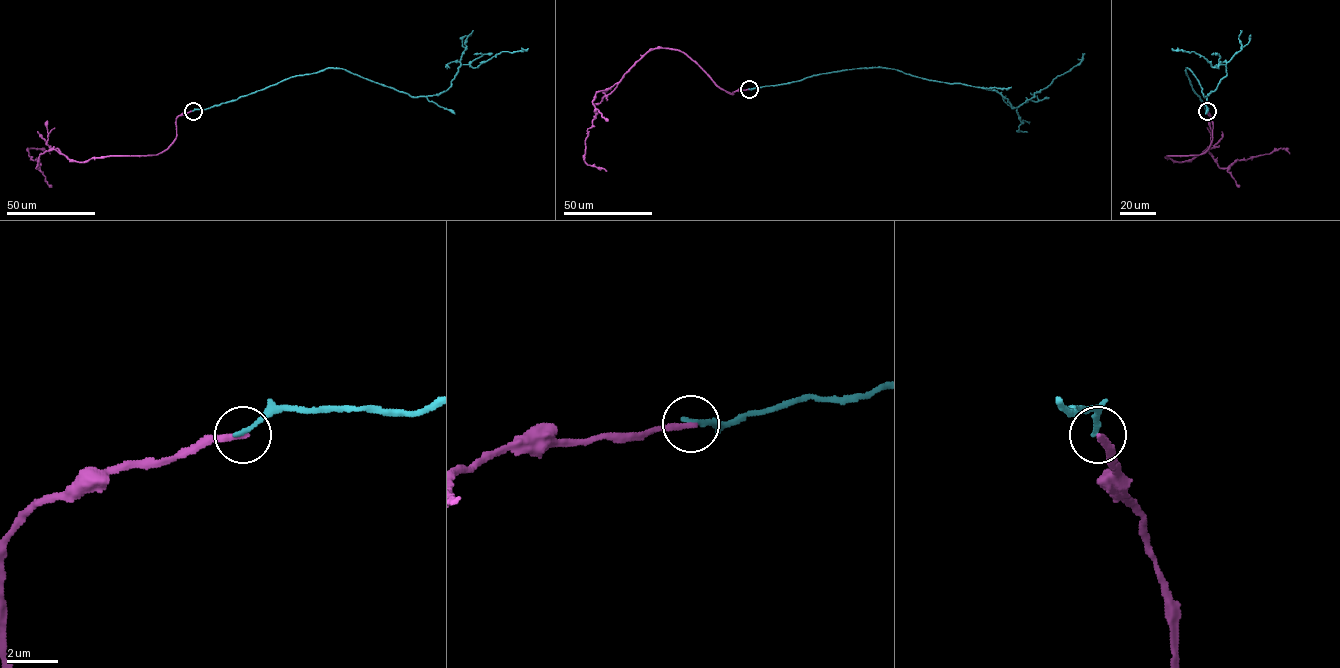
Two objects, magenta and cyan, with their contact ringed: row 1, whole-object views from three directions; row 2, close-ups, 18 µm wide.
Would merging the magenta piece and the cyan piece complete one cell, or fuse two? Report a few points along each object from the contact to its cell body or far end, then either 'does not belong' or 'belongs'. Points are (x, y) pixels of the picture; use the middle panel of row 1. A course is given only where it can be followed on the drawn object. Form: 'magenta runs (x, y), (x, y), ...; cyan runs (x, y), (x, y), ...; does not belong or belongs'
magenta runs (749, 89), (726, 92), (683, 52), (650, 49), (592, 102), (595, 117), (587, 130), (584, 160), (606, 171); cyan runs (749, 89), (842, 70), (885, 68), (996, 90), (1012, 108), (1077, 65), (1084, 53); does not belong

